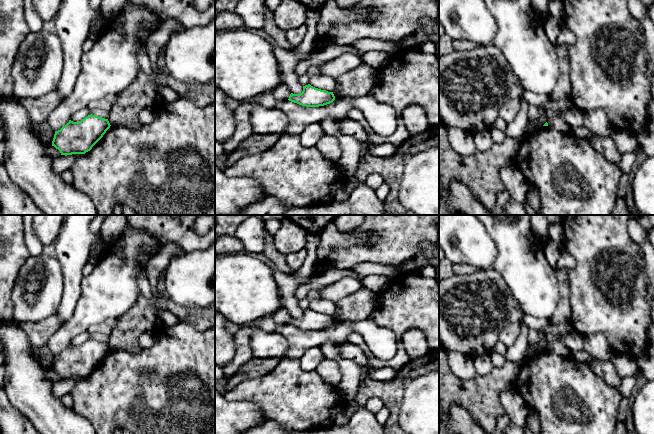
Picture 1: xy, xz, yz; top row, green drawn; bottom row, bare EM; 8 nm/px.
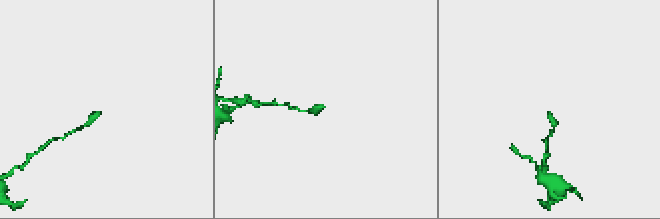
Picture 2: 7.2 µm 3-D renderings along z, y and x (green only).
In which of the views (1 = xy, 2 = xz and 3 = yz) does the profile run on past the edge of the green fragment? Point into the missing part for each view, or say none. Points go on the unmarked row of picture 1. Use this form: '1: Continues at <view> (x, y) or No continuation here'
1: No continuation here
2: No continuation here
3: No continuation here

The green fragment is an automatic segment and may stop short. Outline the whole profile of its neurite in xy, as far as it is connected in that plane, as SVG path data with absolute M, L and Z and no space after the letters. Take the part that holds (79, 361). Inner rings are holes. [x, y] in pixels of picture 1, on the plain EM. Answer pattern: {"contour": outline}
{"contour": "M92 338L79 346L69 344L69 346L60 354L55 355L52 370L58 373L61 379L65 380L72 378L85 378L103 361L110 350L108 343Z"}

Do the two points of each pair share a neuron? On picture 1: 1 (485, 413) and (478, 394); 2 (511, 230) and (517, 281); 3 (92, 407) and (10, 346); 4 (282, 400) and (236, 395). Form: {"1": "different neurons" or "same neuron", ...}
{"1": "same neuron", "2": "same neuron", "3": "different neurons", "4": "same neuron"}

